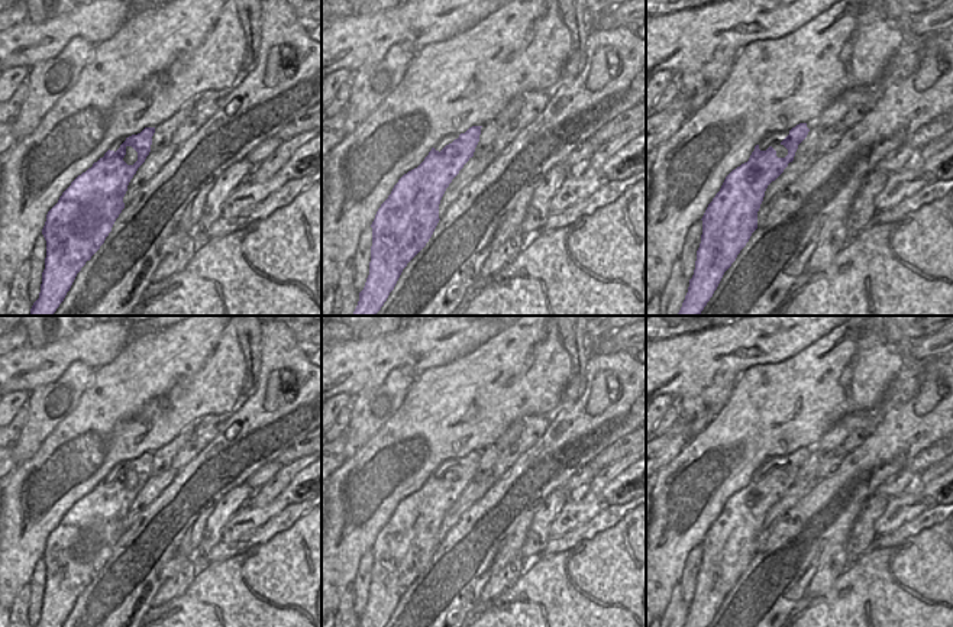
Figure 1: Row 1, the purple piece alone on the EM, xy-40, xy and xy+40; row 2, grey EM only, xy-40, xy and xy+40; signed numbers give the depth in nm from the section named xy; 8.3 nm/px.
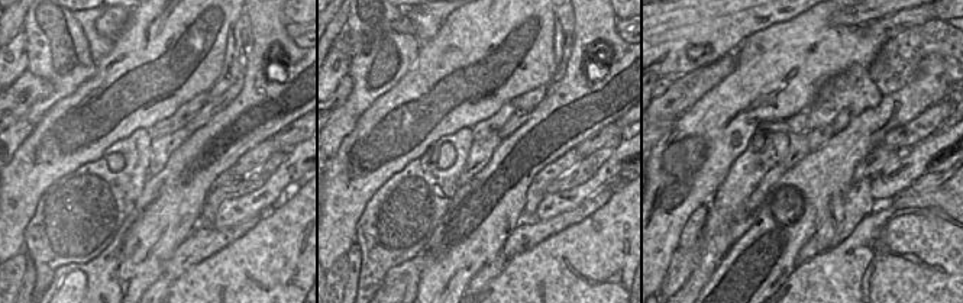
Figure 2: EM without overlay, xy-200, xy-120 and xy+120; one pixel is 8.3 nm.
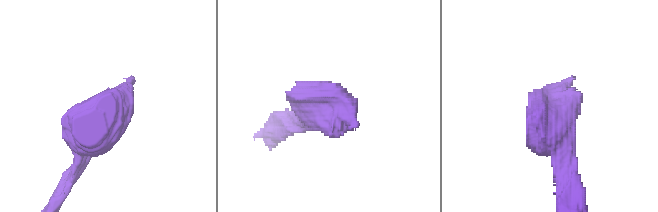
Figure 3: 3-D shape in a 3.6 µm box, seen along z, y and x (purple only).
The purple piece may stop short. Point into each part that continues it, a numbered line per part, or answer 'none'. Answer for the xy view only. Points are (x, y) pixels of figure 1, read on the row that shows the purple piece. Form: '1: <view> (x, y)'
1: xy (448, 139)

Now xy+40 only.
1: xy+40 (774, 139)

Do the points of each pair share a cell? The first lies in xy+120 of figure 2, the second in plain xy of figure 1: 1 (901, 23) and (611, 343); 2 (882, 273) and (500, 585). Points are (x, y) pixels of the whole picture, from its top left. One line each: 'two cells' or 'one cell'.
1: one cell
2: two cells

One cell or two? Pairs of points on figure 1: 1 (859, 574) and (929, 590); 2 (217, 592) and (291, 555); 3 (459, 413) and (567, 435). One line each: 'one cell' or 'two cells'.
1: one cell
2: one cell
3: two cells

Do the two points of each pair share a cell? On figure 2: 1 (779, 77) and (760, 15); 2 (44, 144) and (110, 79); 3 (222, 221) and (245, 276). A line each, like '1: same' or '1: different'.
1: different
2: same
3: different

